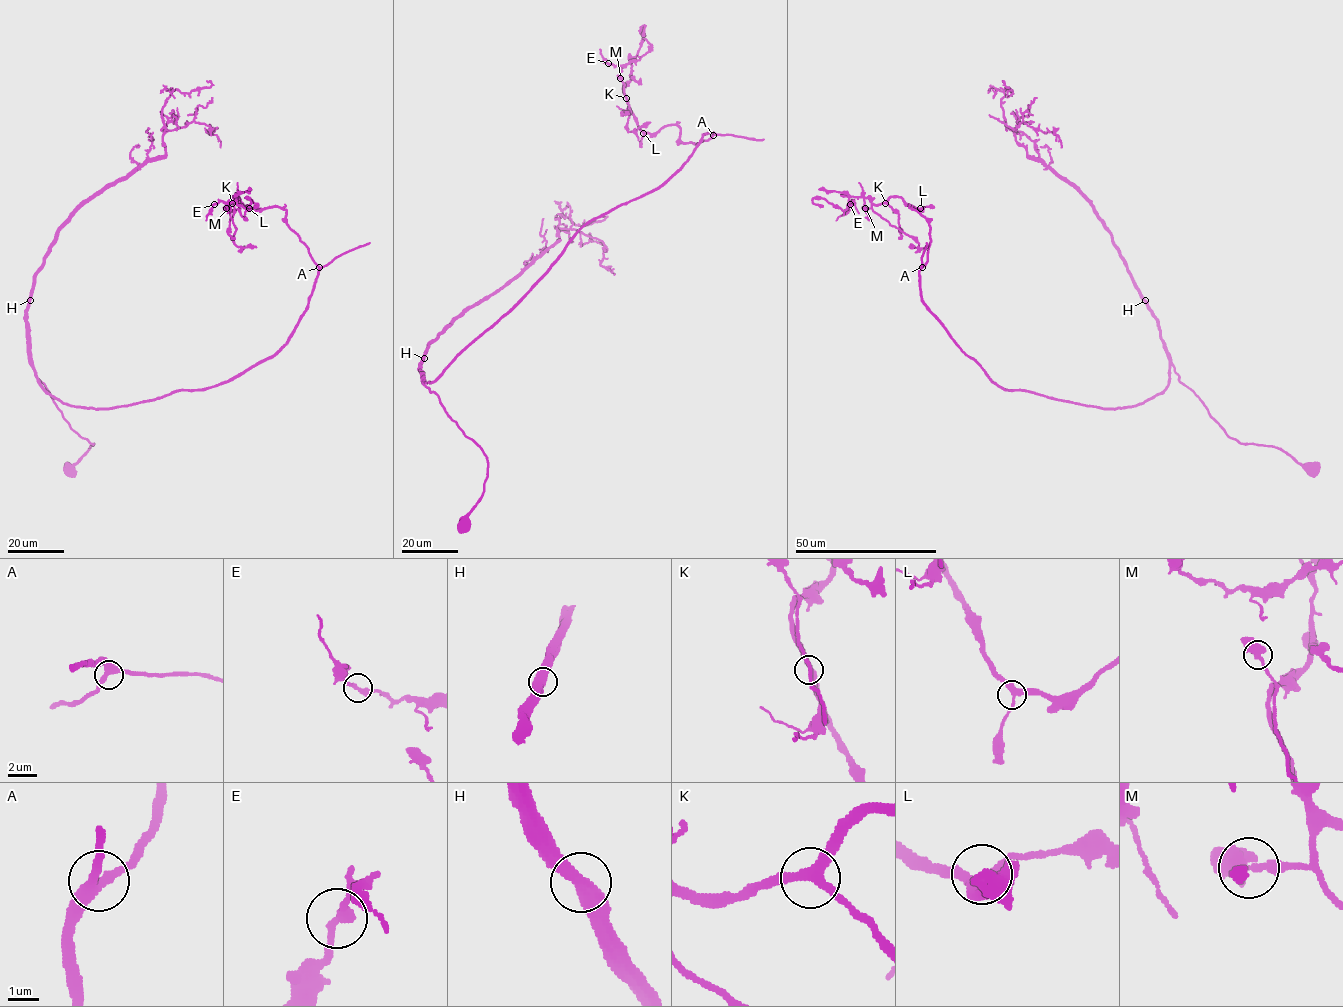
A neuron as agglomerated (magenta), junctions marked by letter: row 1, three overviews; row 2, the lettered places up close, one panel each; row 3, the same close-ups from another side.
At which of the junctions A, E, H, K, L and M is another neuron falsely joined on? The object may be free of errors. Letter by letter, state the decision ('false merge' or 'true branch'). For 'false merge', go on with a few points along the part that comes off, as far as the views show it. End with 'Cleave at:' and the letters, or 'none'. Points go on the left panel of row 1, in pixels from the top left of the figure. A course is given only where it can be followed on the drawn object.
A: true branch
E: true branch
H: true branch
K: true branch
L: true branch
M: true branch
Cleave at: none

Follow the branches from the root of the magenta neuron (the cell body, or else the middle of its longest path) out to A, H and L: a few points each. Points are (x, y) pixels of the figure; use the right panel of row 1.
A: (1312, 470), (1231, 438), (1169, 360), (1168, 386), (1139, 405), (1005, 390), (924, 302), (922, 267)
H: (1312, 470), (1275, 447), (1240, 443), (1225, 433), (1201, 400), (1179, 381), (1157, 319), (1145, 301)
L: (1312, 470), (1231, 438), (1169, 360), (1164, 390), (1117, 409), (998, 386), (922, 299), (930, 225), (920, 208)

